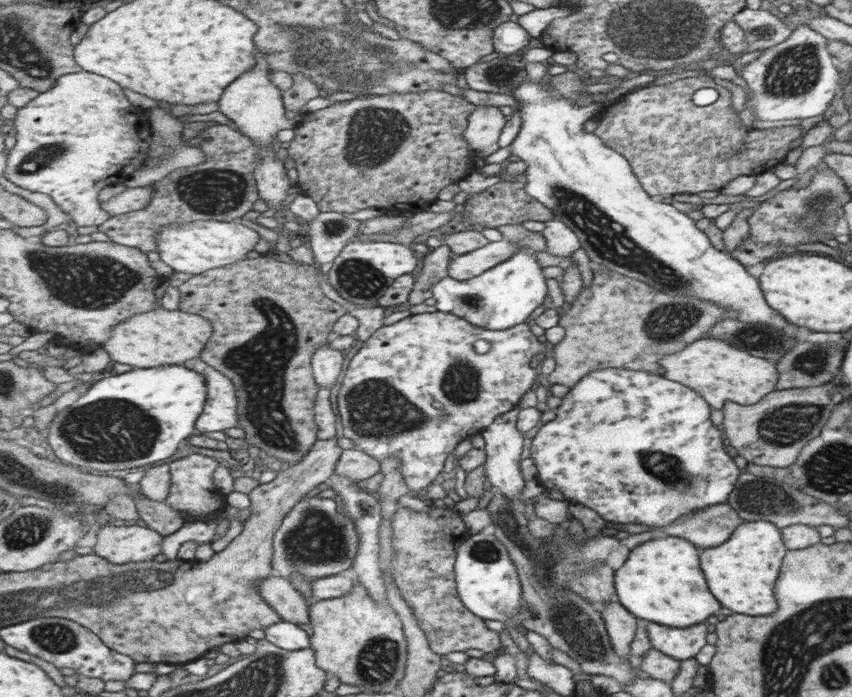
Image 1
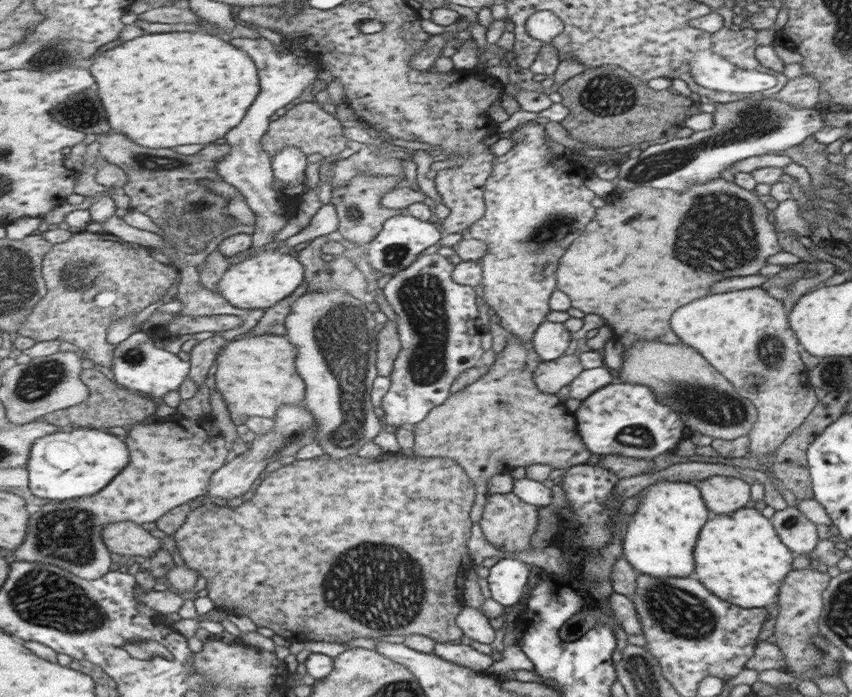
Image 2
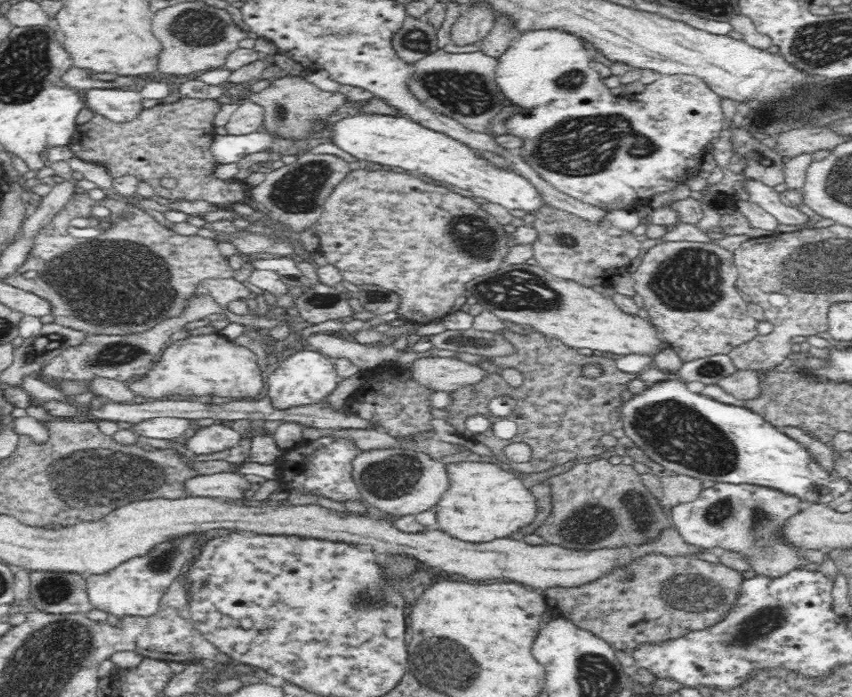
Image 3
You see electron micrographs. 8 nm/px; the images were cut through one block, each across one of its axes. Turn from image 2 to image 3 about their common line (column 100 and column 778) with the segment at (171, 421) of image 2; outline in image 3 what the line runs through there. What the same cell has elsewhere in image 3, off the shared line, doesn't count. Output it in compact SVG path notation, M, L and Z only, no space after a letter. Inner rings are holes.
M720 482L705 485L692 502L672 507L670 516L672 527L686 544L701 551L740 554L749 558L744 560L750 566L749 574L782 578L805 562L799 549L788 543L782 535L784 524L801 511L800 502L800 498L782 494L778 490Z

